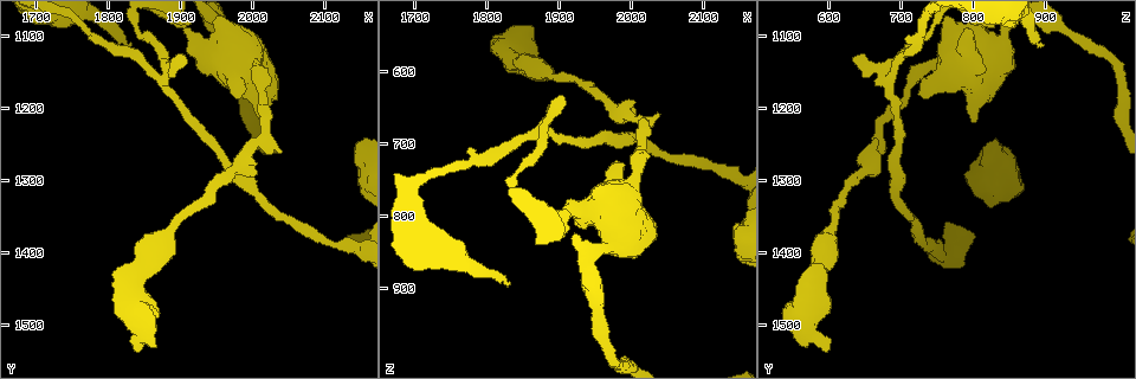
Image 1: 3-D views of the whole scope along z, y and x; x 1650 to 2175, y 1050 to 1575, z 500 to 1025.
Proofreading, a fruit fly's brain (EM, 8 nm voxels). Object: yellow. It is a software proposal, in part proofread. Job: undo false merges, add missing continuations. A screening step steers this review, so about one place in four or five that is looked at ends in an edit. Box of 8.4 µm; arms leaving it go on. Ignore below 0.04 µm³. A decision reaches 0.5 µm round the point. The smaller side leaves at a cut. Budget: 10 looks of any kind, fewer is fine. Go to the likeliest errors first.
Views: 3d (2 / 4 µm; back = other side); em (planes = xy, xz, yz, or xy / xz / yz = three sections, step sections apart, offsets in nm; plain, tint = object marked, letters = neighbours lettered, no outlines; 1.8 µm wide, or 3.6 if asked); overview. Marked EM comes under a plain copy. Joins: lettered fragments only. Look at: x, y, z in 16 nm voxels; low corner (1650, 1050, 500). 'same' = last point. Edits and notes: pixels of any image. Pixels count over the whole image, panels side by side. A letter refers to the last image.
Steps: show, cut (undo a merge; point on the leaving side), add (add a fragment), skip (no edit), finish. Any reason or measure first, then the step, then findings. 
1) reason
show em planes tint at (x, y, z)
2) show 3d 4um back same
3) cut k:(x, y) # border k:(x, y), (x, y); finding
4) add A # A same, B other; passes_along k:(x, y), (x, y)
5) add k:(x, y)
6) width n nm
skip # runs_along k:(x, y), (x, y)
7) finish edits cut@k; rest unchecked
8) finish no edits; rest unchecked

a fork
show 3d 4um back at (1880, 1145, 675)

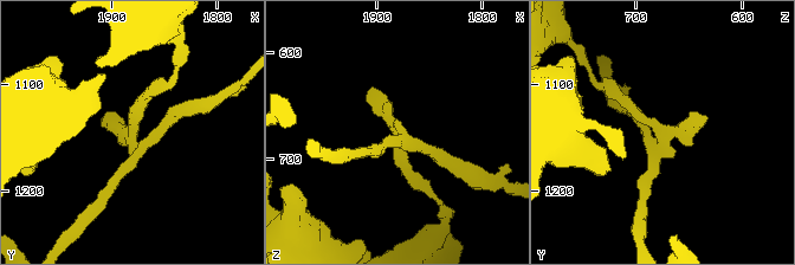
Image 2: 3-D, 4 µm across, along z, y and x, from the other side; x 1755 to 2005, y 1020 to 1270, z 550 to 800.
now the EM
show em planes letters at (1882, 1150, 676)

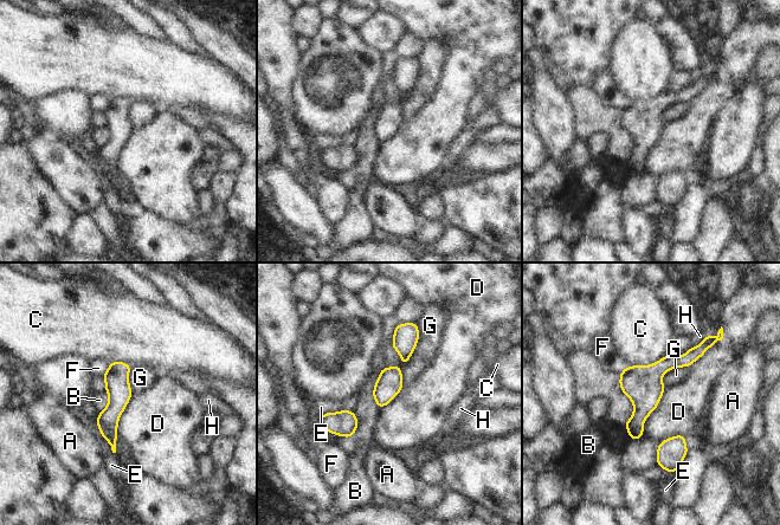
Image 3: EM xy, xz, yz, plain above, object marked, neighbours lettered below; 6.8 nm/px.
cut 3:(110, 438) # A other, B other, C other, D other, E other, F other, G other, H other; border 3:(96, 420), (109, 432), (116, 434); two neurons meet here

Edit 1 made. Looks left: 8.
show overview

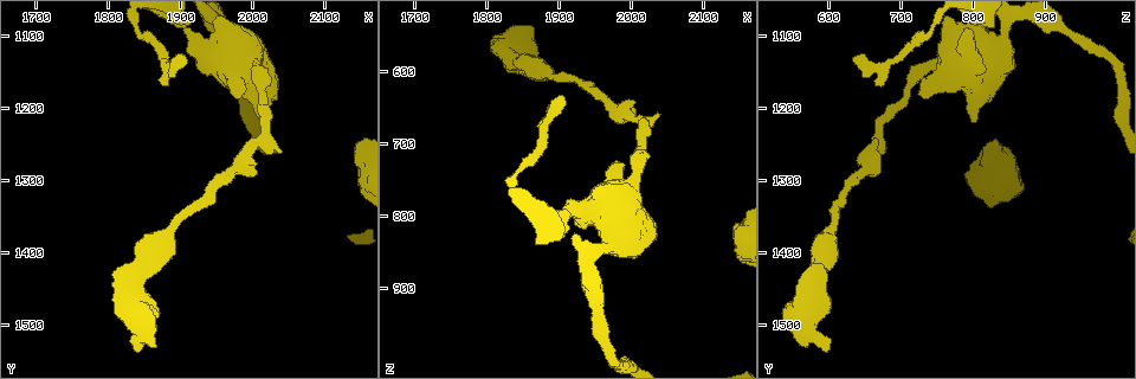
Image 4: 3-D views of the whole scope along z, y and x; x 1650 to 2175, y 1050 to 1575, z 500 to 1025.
show em 3.6um planes tint at (1975, 1115, 835)

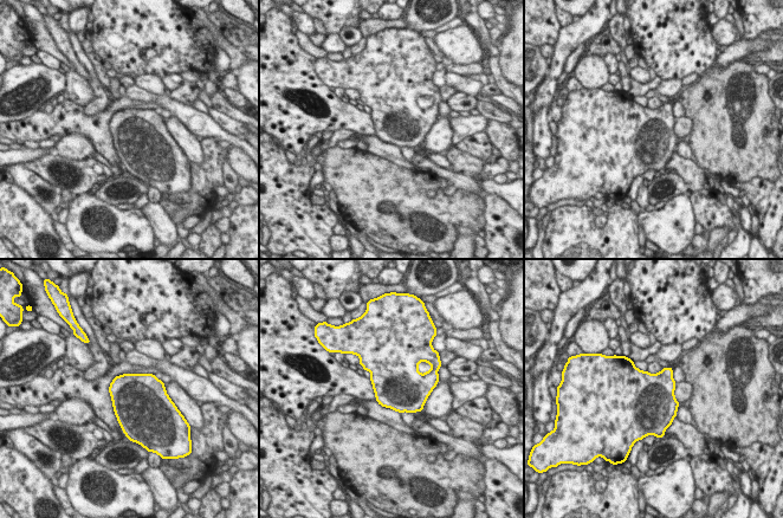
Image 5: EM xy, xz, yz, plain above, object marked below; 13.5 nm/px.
show em 3.6um planes letters same

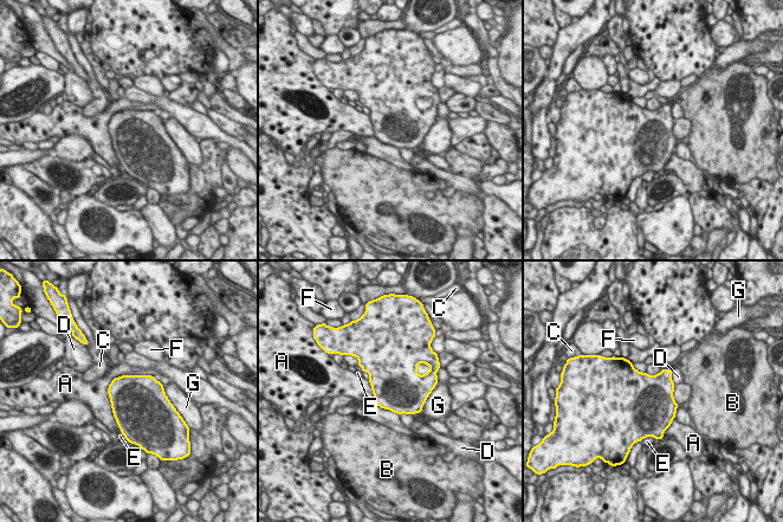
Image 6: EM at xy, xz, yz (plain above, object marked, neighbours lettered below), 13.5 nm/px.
width 650 nm
skip # A other, B other, C other, D other, E other, F other, G other; all the same neuron

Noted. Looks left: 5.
an open end
show 3d 4um at (1805, 1445, 570)

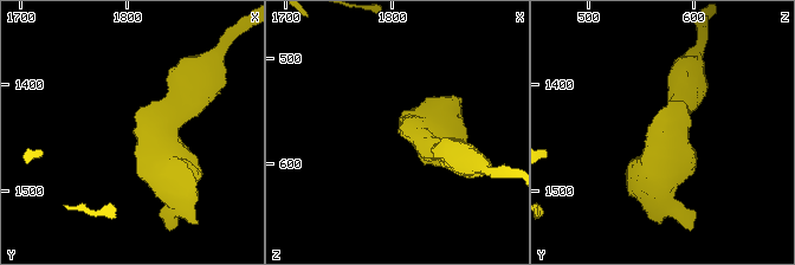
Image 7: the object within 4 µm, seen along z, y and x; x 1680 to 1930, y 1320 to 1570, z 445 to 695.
show em planes letters at (1802, 1444, 570)

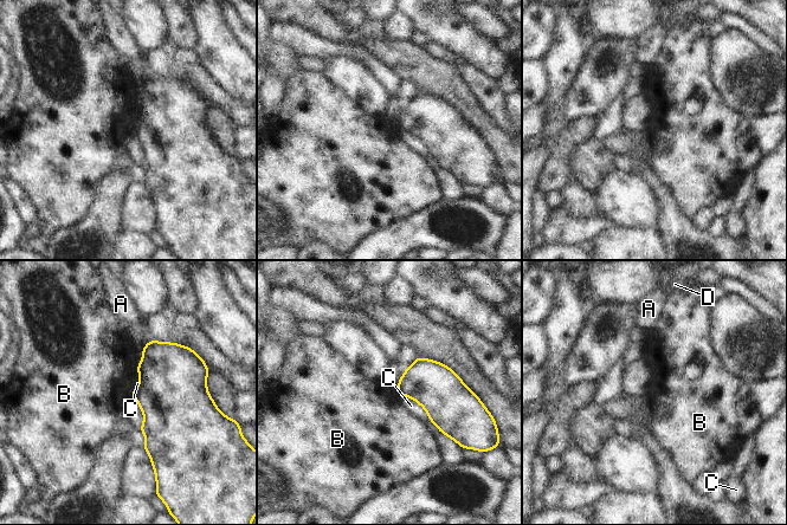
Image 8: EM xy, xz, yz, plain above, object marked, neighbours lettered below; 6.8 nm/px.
skip # A other, B other, C other, D other; border 8:(135, 387), (130, 396); none of them fits

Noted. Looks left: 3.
finish edits cut@3; rest unchecked

